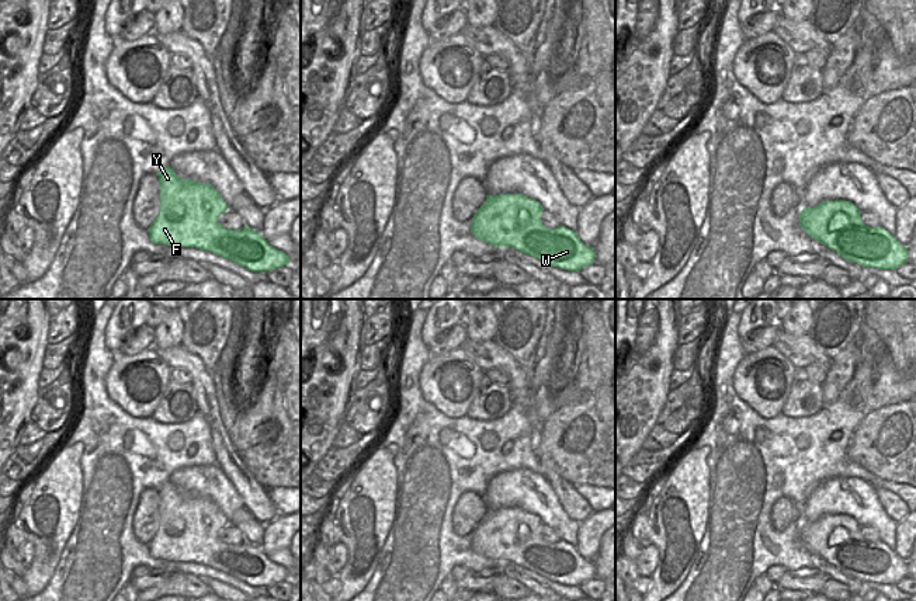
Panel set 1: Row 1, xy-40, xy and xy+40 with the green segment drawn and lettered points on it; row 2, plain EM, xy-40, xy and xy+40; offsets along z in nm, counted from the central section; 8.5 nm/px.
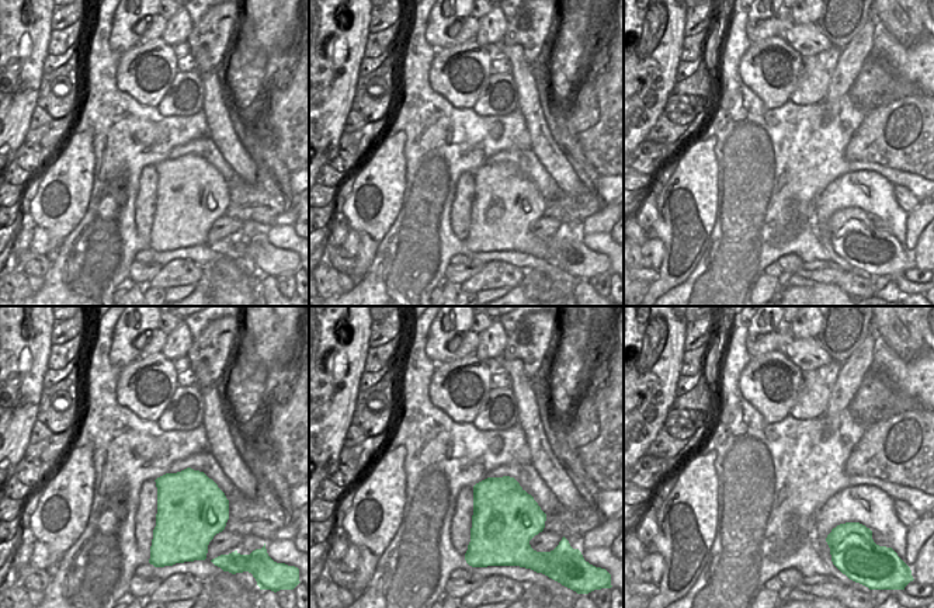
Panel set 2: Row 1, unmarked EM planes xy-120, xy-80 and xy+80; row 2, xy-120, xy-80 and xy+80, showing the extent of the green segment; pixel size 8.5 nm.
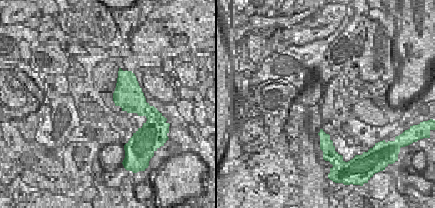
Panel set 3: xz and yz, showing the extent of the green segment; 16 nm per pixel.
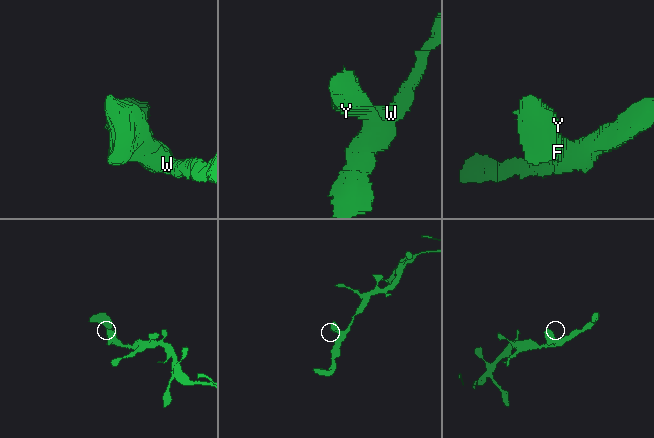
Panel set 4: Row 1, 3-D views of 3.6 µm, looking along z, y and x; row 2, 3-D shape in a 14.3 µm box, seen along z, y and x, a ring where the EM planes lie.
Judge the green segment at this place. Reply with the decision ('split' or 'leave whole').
leave whole

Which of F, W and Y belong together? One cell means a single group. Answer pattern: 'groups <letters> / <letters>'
groups F W Y

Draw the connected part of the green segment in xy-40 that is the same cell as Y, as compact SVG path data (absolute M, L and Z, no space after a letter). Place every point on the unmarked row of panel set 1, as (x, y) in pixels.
M170 480L156 490L160 497L160 524L148 543L152 557L197 562L251 587L267 587L289 579L289 572L270 560L261 548L247 541L225 543L218 536L228 520L211 498L183 494Z

